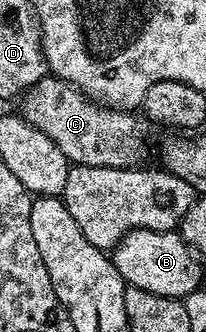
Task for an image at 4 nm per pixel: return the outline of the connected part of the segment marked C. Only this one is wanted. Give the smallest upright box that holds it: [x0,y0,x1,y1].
[18,76,144,168]

